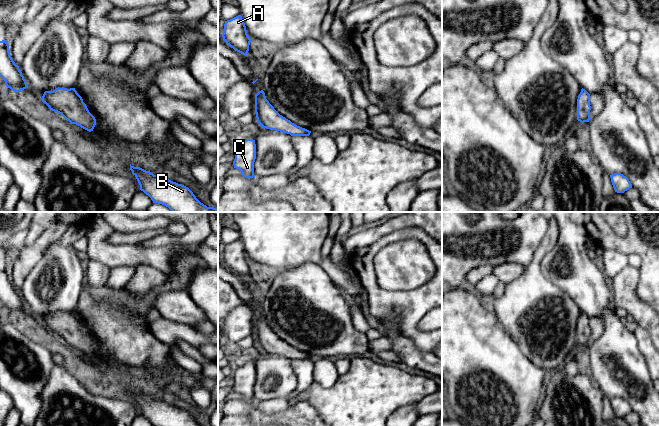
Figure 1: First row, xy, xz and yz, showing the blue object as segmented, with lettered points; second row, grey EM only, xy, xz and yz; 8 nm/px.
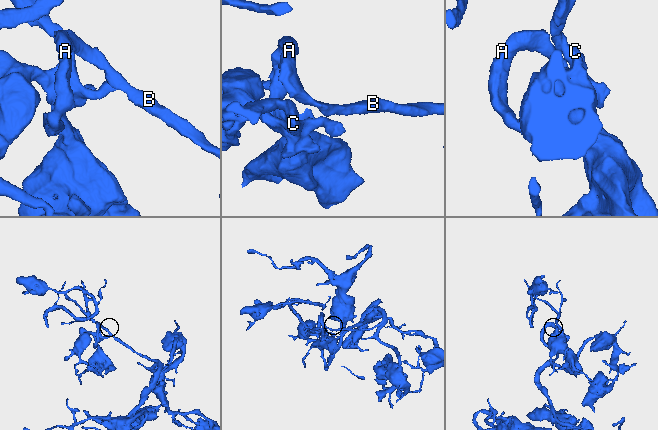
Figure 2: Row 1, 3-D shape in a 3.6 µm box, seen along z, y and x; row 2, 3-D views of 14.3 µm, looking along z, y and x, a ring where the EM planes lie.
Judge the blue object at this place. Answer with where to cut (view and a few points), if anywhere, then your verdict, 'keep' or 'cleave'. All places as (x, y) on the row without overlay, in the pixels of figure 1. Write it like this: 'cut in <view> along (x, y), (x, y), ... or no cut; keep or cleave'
no cut; keep

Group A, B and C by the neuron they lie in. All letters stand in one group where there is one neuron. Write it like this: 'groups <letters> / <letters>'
groups A B C

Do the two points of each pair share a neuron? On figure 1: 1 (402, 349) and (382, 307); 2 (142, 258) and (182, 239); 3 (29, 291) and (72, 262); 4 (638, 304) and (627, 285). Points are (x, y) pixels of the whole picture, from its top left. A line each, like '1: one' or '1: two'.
1: two
2: two
3: one
4: one

